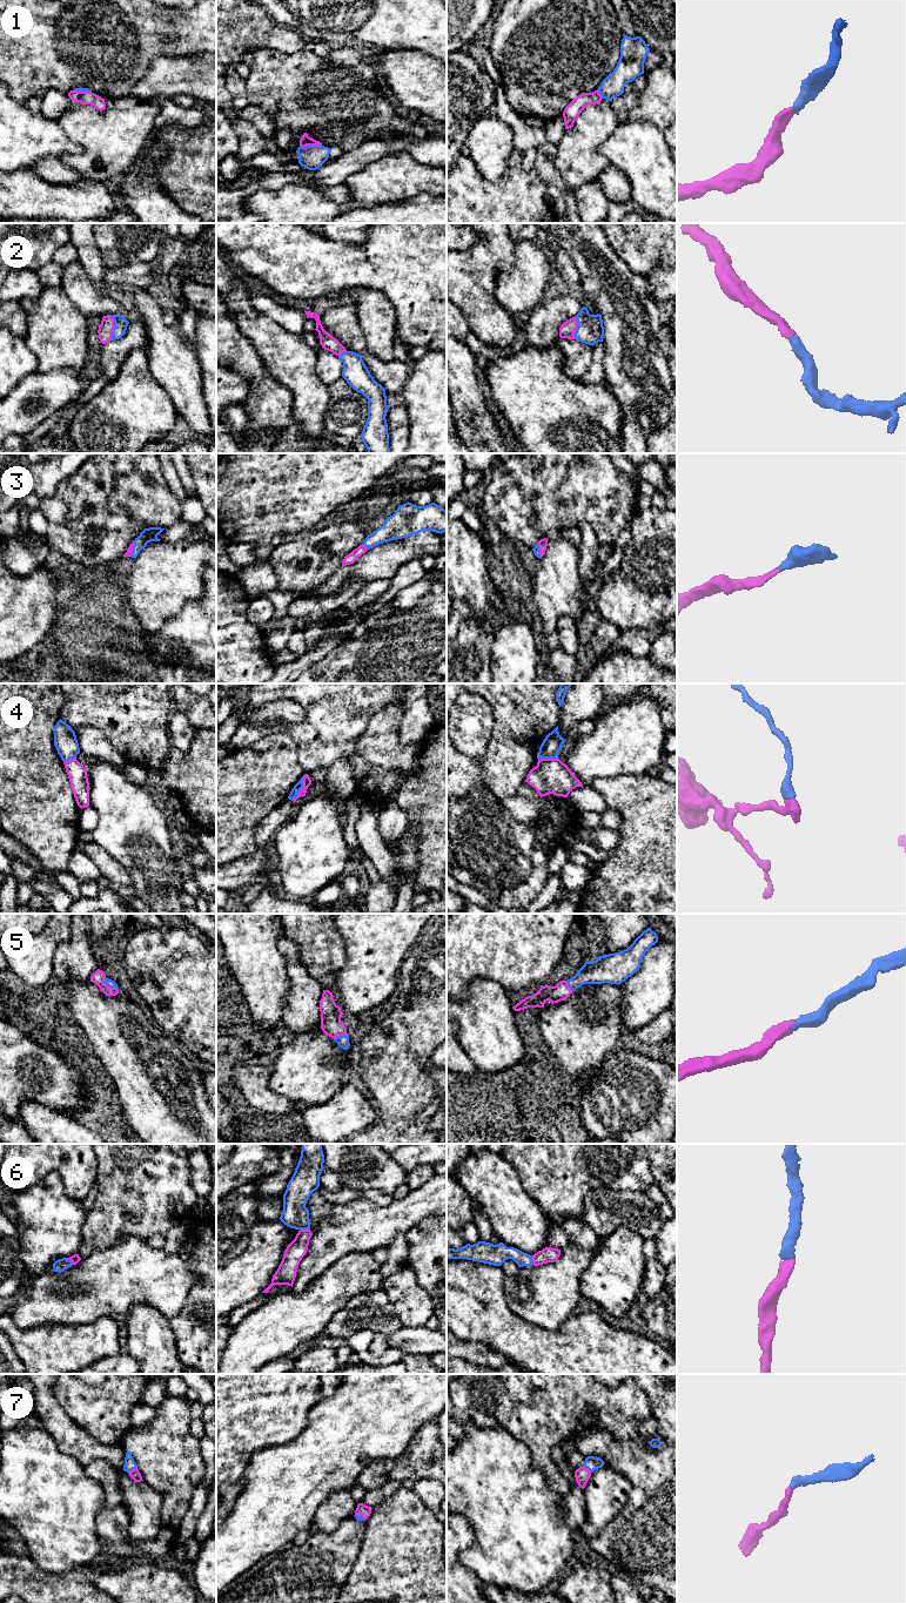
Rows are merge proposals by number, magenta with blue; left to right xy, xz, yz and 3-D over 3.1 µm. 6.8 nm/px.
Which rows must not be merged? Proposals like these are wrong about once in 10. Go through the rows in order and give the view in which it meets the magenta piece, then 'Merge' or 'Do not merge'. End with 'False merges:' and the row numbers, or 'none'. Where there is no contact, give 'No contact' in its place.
1: Touches magenta in xz. Merge
2: Touches magenta in xy. Merge
3: Touches magenta in xz. Merge
4: Touches magenta in xz. Do not merge
5: Touches magenta in xy. Merge
6: Touches magenta in xz. Merge
7: Touches magenta in yz. Merge
False merges: 4

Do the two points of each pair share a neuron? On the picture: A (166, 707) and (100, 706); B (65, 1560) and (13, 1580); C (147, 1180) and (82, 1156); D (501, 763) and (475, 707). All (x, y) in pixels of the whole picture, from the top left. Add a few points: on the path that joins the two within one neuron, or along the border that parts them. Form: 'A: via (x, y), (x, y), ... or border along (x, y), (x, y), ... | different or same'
A: via (149, 706), (116, 705) | same
B: border along (26, 1546), (28, 1556), (40, 1568), (68, 1573) | different
C: border along (94, 1156), (96, 1180) | different
D: border along (491, 711), (491, 735), (483, 759), (478, 763) | different

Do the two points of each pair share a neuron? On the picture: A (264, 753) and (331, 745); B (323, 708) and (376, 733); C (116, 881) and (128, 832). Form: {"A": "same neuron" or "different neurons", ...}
{"A": "different neurons", "B": "different neurons", "C": "different neurons"}

